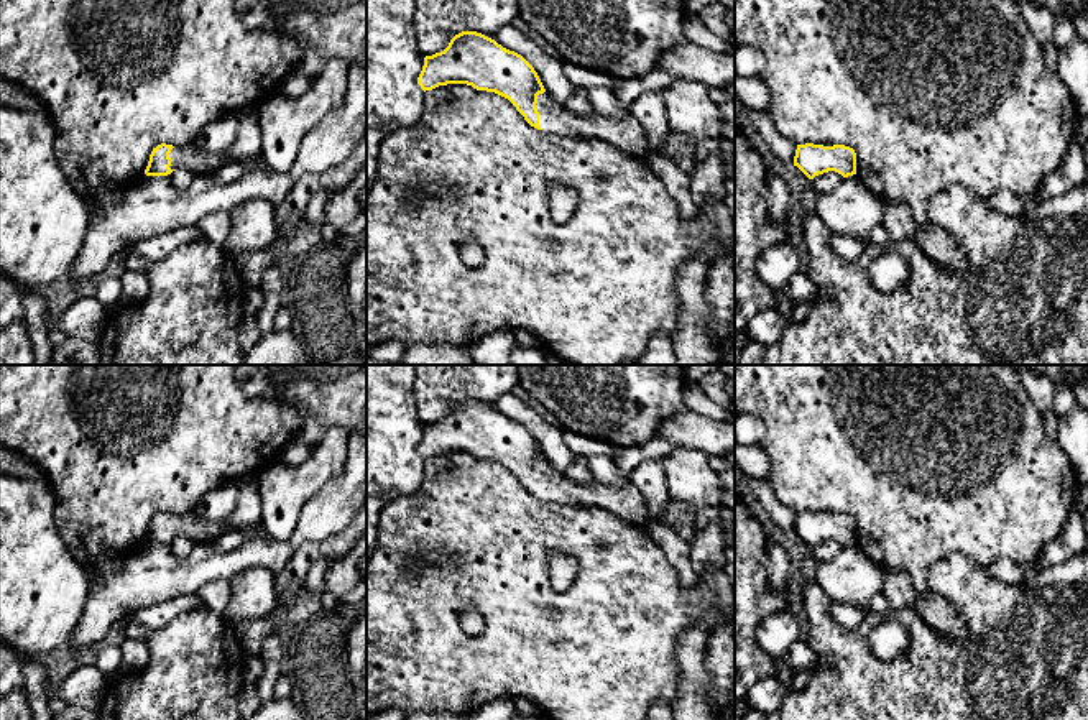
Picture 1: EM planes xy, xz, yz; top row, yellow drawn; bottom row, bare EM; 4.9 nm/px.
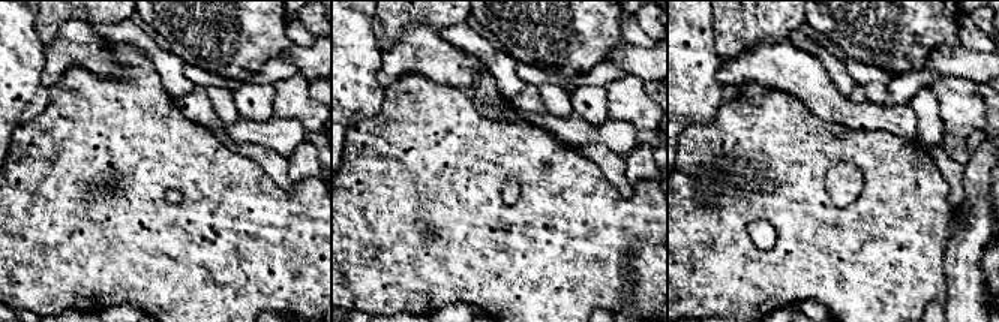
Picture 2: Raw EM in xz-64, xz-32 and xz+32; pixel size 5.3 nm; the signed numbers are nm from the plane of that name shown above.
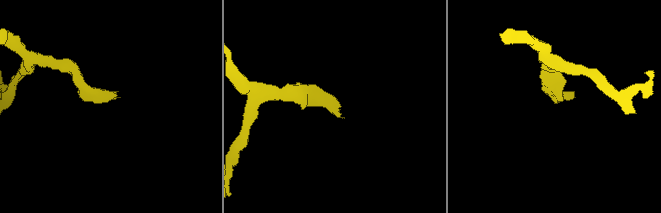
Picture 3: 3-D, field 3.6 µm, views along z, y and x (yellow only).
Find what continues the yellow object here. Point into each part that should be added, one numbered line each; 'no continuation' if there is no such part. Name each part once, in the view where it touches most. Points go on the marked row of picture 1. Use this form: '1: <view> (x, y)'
1: xz (626, 133)

